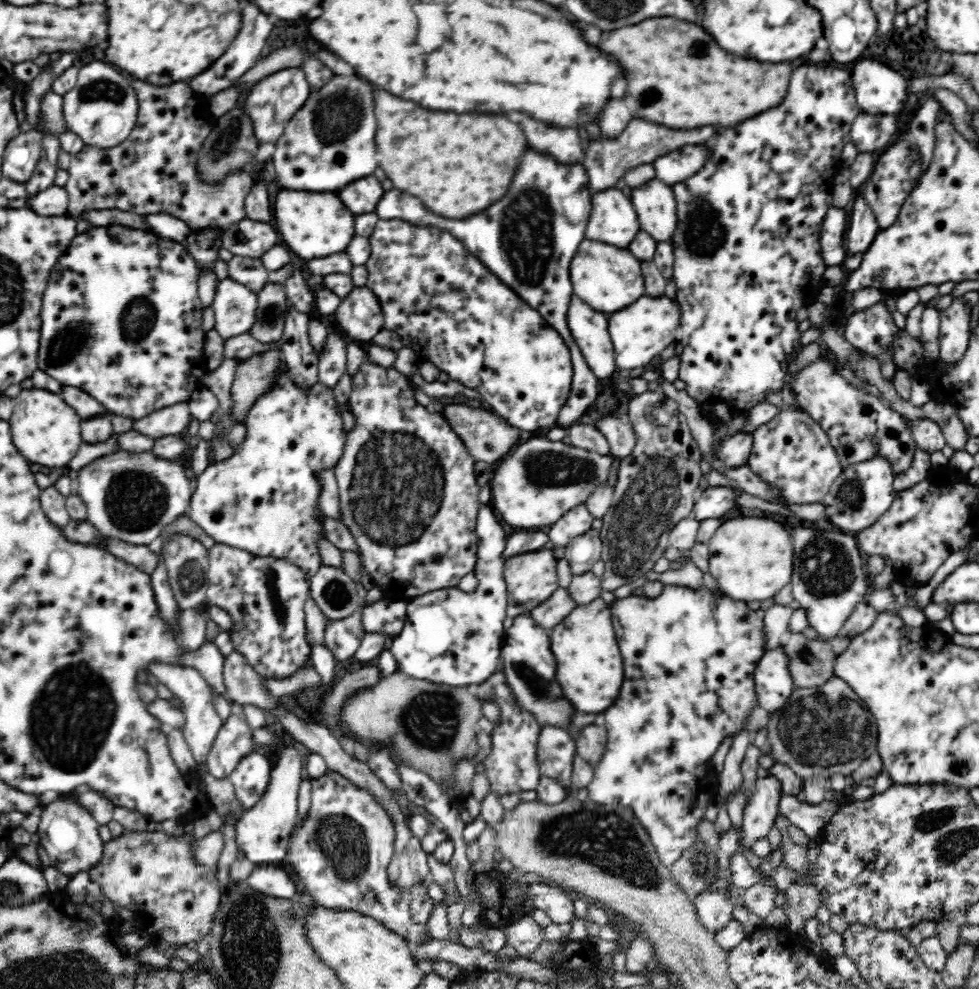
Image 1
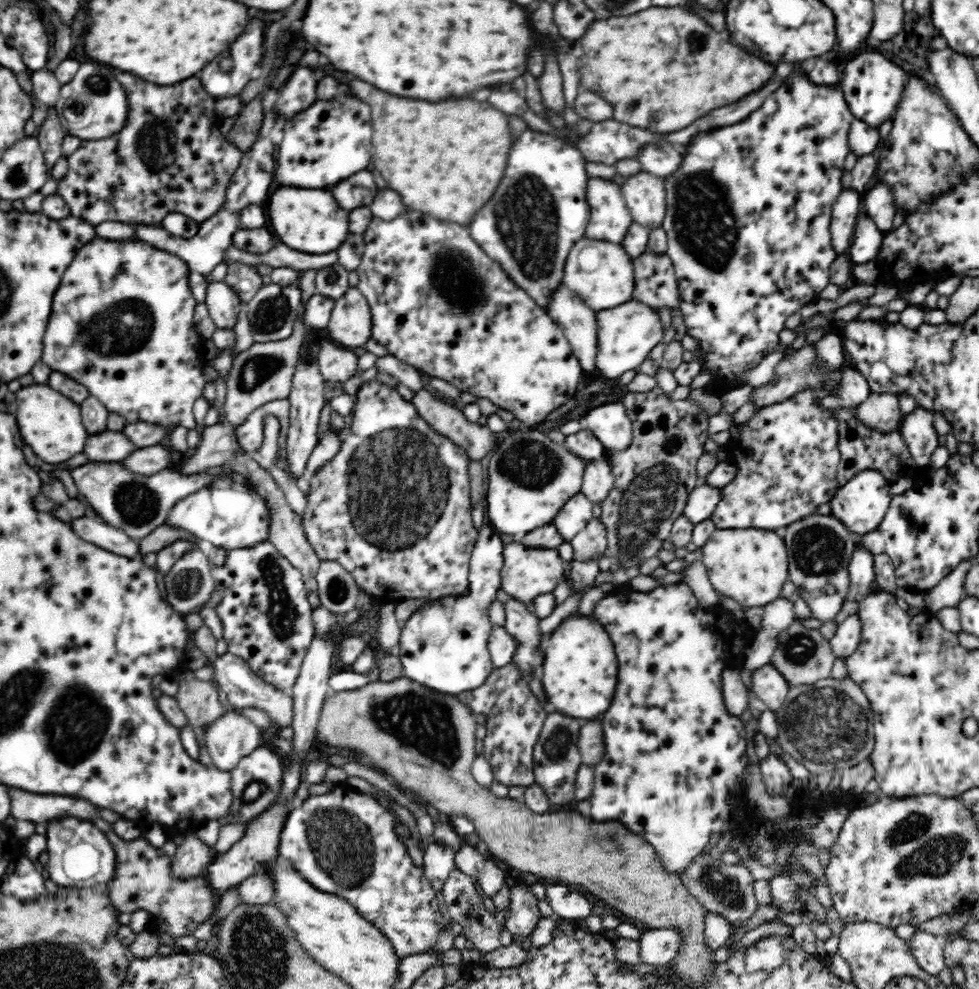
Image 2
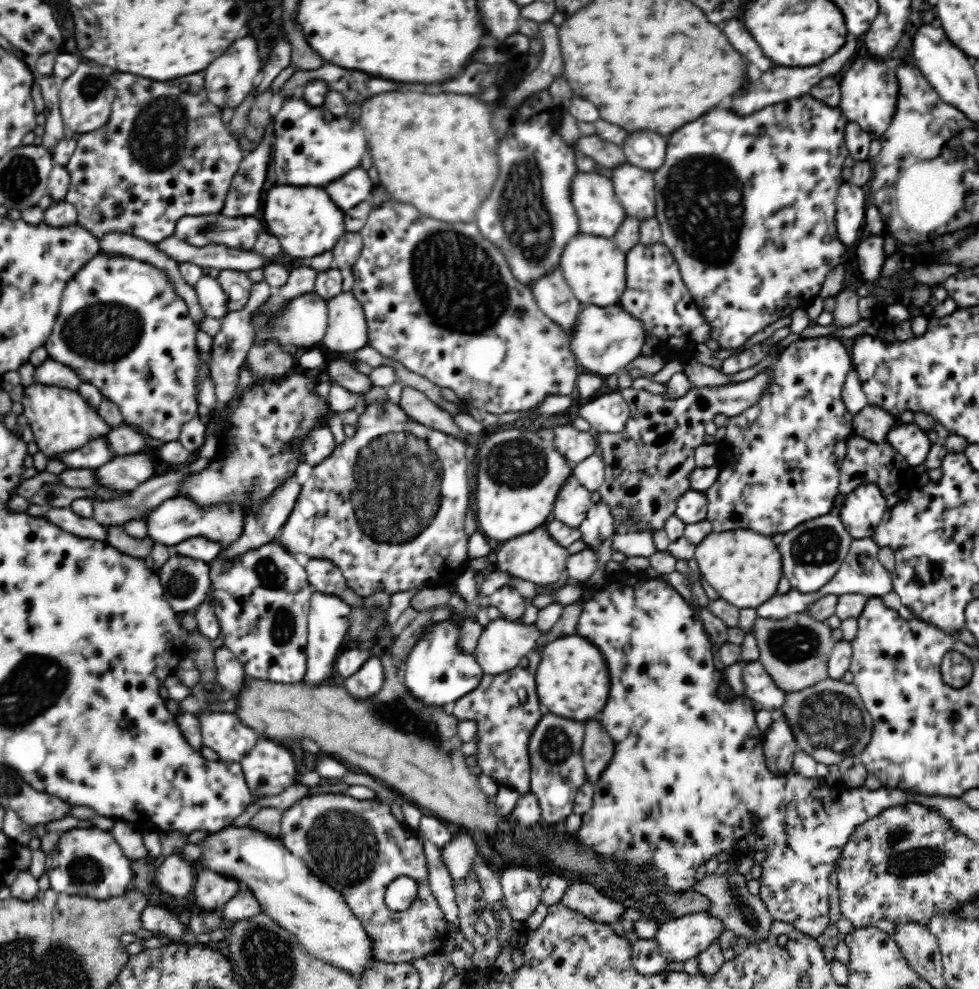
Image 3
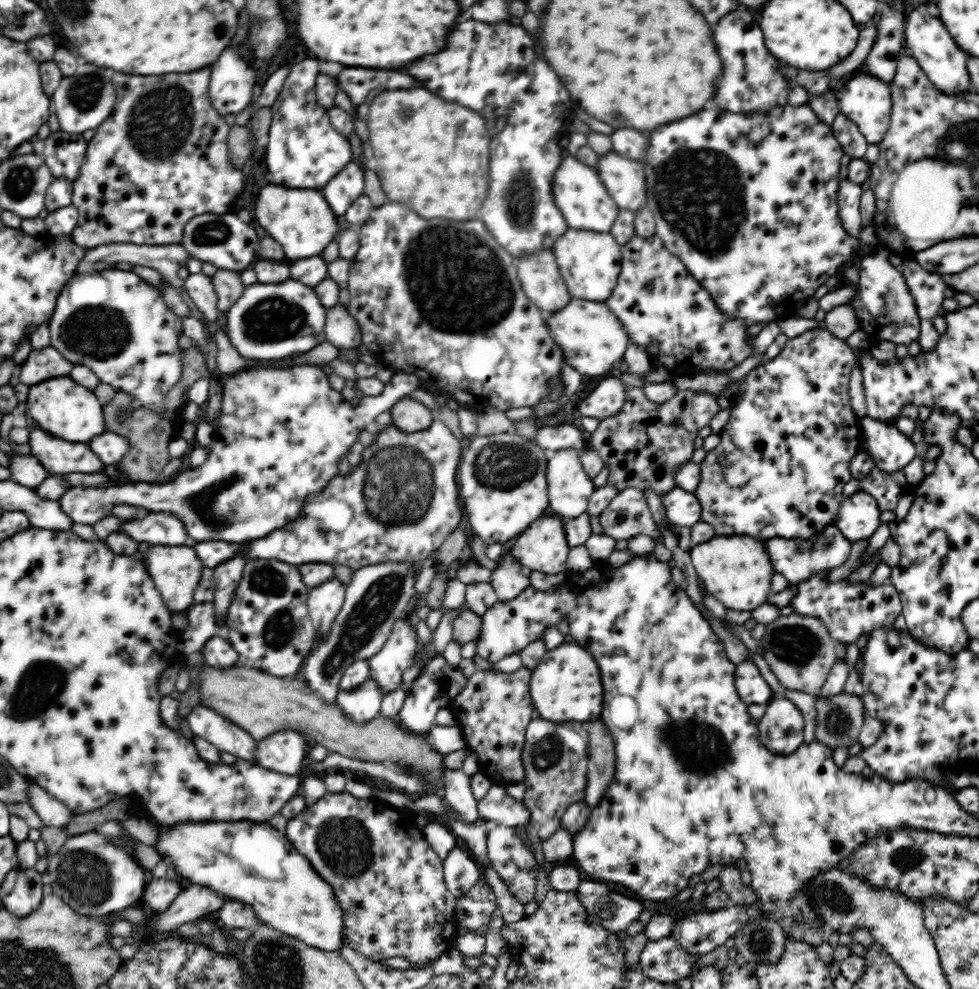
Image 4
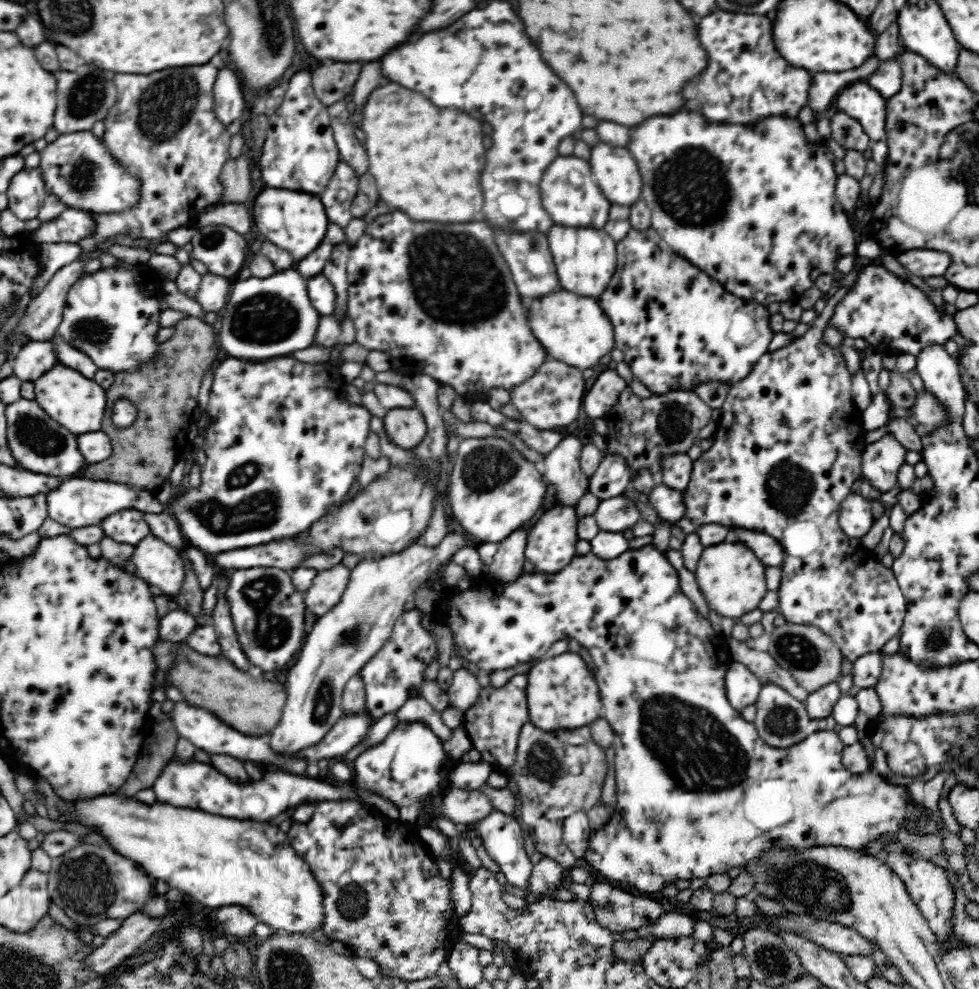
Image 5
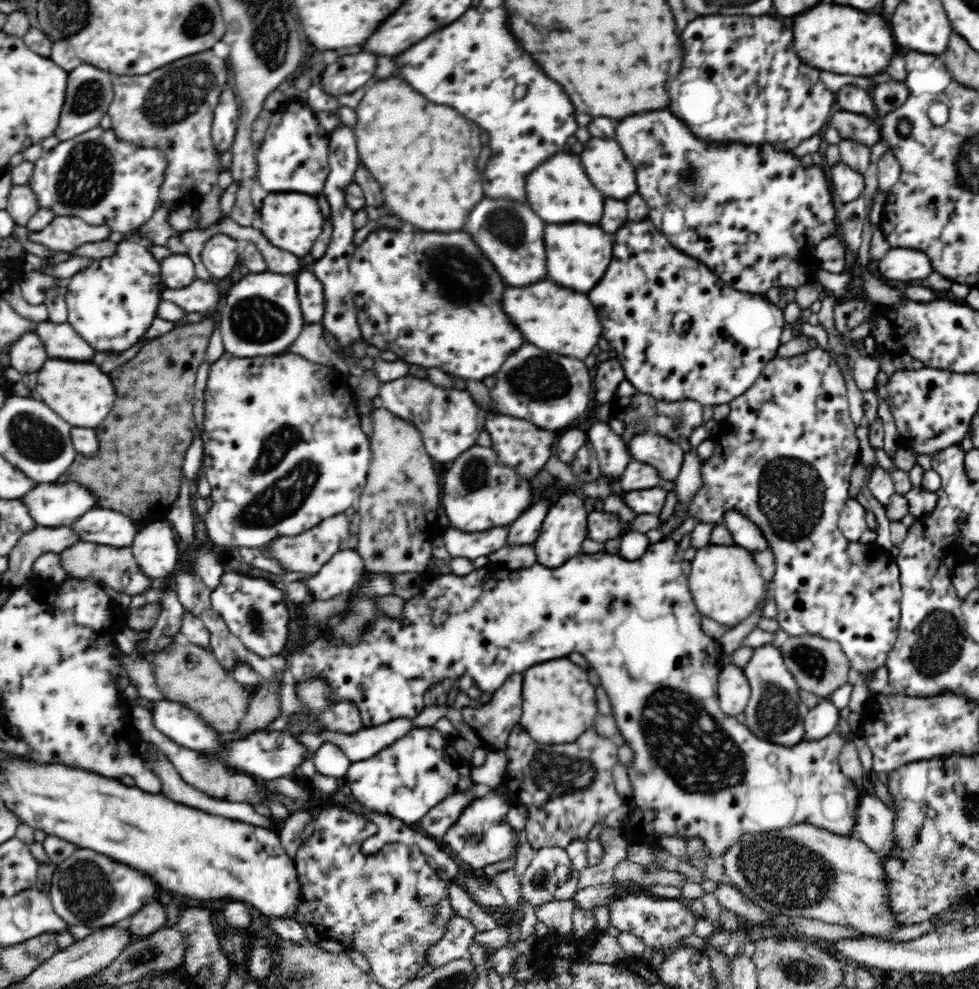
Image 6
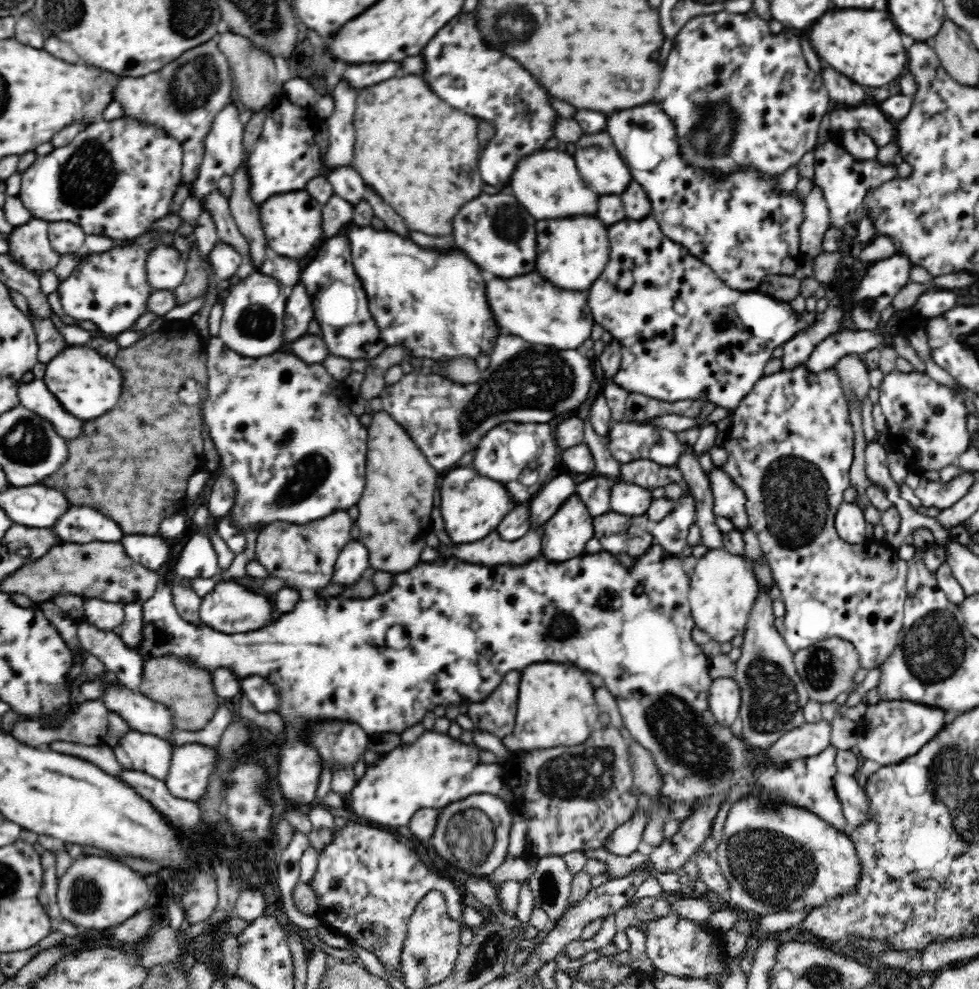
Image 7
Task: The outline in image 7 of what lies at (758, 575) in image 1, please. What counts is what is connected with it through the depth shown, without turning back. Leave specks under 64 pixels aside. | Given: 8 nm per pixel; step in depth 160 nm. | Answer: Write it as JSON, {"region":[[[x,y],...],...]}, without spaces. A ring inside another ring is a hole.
{"region":[[[712,548],[696,563],[690,577],[689,603],[695,626],[709,632],[712,640],[728,642],[745,629],[756,596],[758,596],[758,579],[754,574],[752,562],[737,553],[725,549]]]}

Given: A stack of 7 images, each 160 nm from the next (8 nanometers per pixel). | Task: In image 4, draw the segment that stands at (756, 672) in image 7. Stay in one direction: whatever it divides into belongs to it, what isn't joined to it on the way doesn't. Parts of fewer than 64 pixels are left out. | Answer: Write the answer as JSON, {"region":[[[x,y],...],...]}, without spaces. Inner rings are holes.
{"region":[[[773,698],[758,723],[761,744],[776,757],[790,756],[804,744],[804,718],[790,699]]]}

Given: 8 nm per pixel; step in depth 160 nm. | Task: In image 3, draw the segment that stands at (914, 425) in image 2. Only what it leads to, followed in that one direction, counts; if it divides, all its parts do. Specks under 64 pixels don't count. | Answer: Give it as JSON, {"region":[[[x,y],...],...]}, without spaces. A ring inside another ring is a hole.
{"region":[[[913,421],[899,422],[887,434],[887,441],[911,464],[912,468],[925,464],[930,452],[932,441],[928,439],[927,431],[922,430]]]}

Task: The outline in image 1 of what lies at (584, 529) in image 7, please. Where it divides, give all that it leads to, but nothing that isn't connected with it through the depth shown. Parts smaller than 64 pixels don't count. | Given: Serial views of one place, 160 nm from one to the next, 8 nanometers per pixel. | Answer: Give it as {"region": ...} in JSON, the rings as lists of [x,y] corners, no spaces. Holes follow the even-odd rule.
{"region":[[[539,549],[507,558],[503,575],[508,602],[531,611],[548,600],[559,587],[556,564],[551,550]]]}

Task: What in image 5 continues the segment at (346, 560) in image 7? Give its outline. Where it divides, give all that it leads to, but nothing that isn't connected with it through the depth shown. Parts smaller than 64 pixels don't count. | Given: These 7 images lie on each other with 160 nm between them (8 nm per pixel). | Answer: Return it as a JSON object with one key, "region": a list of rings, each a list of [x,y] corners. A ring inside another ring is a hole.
{"region":[[[342,563],[320,571],[313,578],[311,586],[304,591],[307,610],[314,613],[317,618],[330,612],[340,602],[348,584],[350,572],[351,570]]]}

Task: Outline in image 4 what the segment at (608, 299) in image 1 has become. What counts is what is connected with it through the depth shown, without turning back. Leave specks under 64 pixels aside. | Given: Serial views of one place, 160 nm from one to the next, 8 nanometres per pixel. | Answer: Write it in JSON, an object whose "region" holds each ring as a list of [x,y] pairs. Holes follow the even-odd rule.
{"region":[[[568,227],[566,236],[556,240],[554,254],[560,272],[568,284],[570,297],[590,302],[606,302],[618,284],[621,272],[621,246],[610,236],[600,232],[582,232]]]}

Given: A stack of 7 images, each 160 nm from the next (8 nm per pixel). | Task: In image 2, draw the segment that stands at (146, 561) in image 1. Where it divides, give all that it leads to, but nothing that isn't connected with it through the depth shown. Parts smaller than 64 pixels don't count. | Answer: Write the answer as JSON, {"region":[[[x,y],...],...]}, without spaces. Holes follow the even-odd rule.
{"region":[[[86,516],[74,519],[71,529],[82,540],[90,542],[99,548],[126,558],[140,557],[141,550],[138,541],[132,540],[124,531],[102,523],[100,518]]]}

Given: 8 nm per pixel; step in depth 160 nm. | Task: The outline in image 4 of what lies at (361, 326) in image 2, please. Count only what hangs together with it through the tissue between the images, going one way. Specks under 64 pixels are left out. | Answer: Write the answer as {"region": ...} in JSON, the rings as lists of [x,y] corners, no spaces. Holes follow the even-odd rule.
{"region":[[[339,303],[327,310],[325,341],[339,350],[357,349],[363,344],[360,324],[350,315],[349,306]]]}

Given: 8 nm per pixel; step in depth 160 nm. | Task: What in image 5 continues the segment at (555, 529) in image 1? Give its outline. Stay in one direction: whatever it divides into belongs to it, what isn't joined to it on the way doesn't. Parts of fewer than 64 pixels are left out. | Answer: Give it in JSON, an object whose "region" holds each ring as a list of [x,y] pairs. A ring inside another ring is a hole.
{"region":[[[568,434],[558,443],[558,446],[552,452],[544,454],[543,460],[540,463],[543,478],[547,484],[554,487],[554,497],[558,504],[576,508],[577,502],[580,502],[580,499],[589,492],[590,476],[582,470],[580,464],[584,443],[584,440]]]}

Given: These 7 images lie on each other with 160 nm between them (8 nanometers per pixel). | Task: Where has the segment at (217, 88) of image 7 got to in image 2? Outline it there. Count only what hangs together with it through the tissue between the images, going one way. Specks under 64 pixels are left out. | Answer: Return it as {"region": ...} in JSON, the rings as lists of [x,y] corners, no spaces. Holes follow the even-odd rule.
{"region":[[[118,74],[118,80],[122,82],[124,90],[127,94],[127,104],[129,109],[128,118],[124,128],[114,136],[103,138],[102,140],[83,140],[80,146],[67,156],[68,170],[66,174],[59,179],[57,193],[68,203],[70,214],[76,218],[85,220],[93,227],[106,221],[114,221],[126,224],[155,224],[161,226],[162,218],[172,212],[182,213],[184,216],[190,217],[192,220],[202,222],[211,216],[214,216],[227,203],[227,188],[230,181],[233,179],[234,172],[239,167],[243,152],[236,149],[222,135],[220,127],[223,122],[223,117],[219,116],[214,109],[215,97],[205,91],[205,88],[200,84],[198,78],[188,78],[184,82],[172,84],[172,86],[156,86],[144,80],[138,80],[138,76],[132,74]]]}

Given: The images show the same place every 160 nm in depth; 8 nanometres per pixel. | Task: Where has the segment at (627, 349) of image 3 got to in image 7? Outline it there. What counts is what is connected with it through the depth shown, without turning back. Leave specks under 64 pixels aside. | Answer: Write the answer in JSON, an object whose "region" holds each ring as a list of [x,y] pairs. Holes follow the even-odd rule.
{"region":[[[537,273],[510,279],[488,277],[486,297],[502,335],[515,335],[531,344],[579,351],[583,351],[586,340],[591,339],[595,322],[586,293],[556,288]]]}

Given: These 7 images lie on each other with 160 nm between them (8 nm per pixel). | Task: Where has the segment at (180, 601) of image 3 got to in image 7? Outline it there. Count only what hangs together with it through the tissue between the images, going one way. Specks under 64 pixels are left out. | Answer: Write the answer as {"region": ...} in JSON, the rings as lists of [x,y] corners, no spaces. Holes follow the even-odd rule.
{"region":[[[159,532],[152,535],[125,534],[121,544],[132,560],[153,571],[167,562],[171,551],[167,539]]]}

